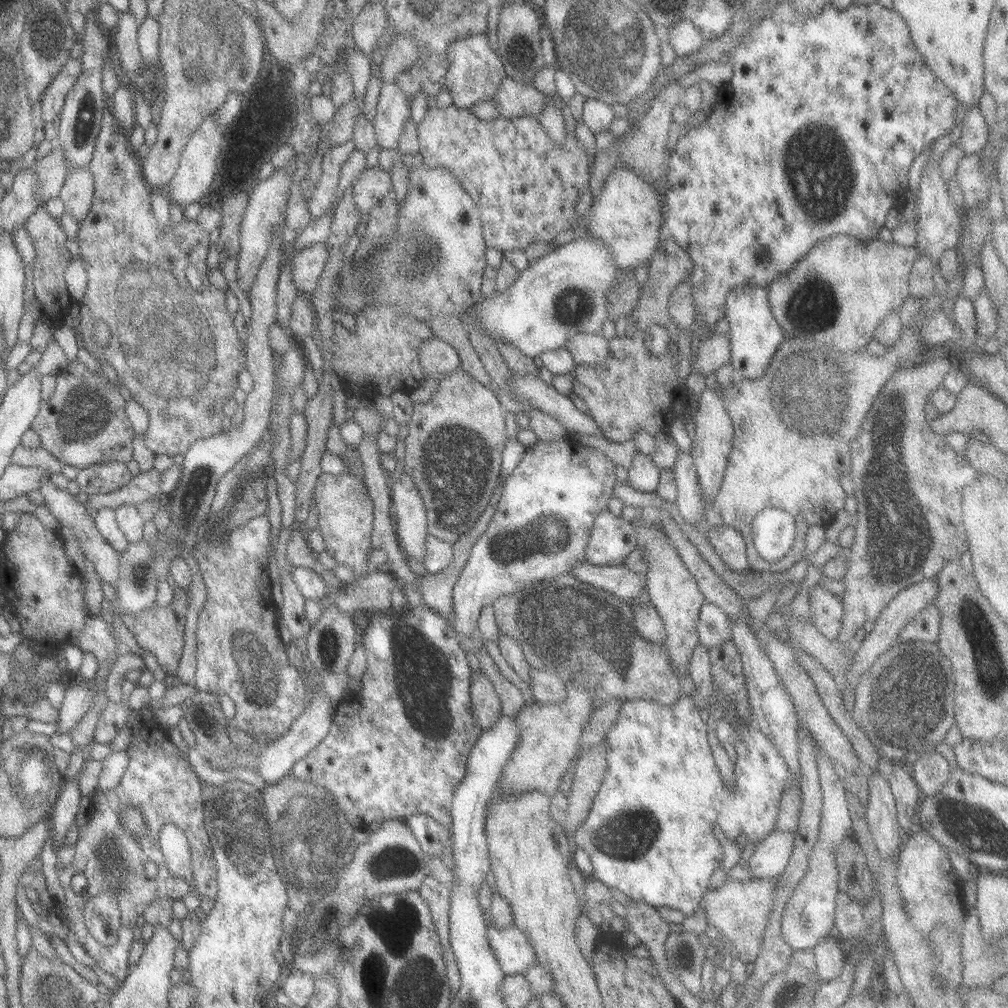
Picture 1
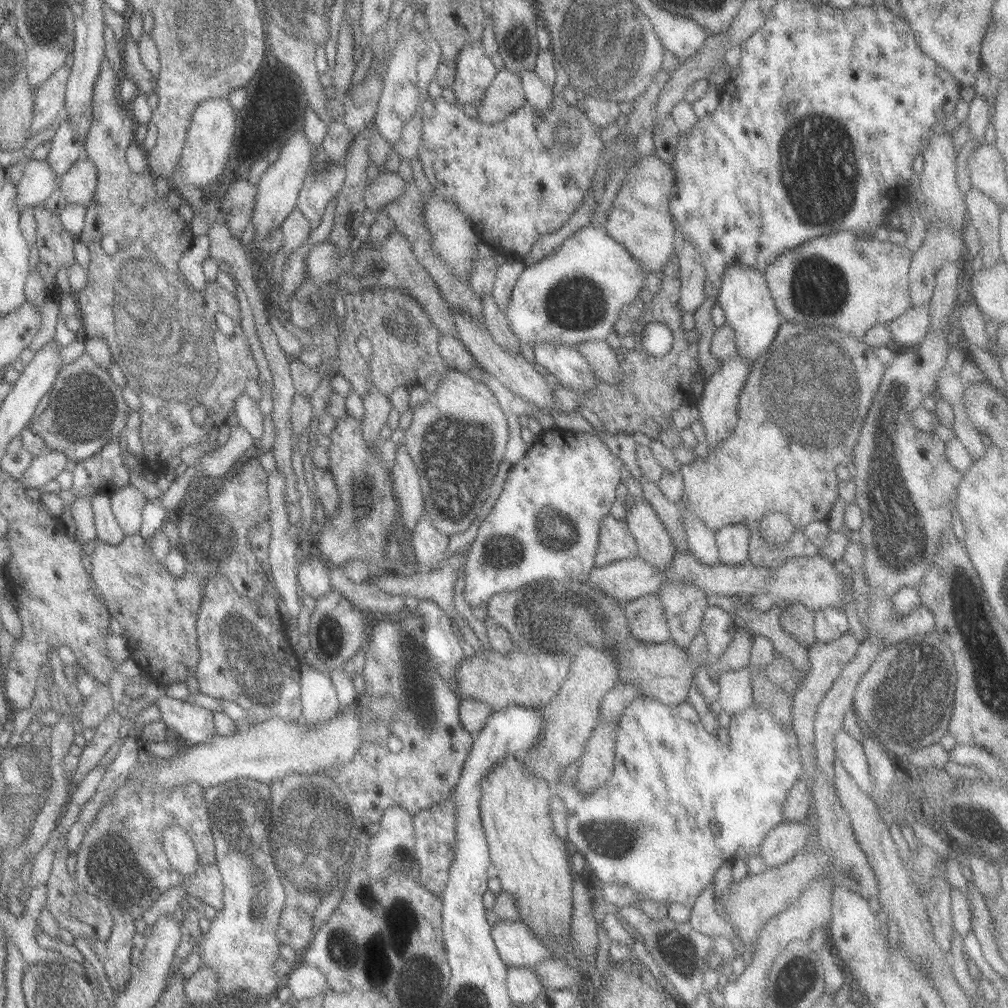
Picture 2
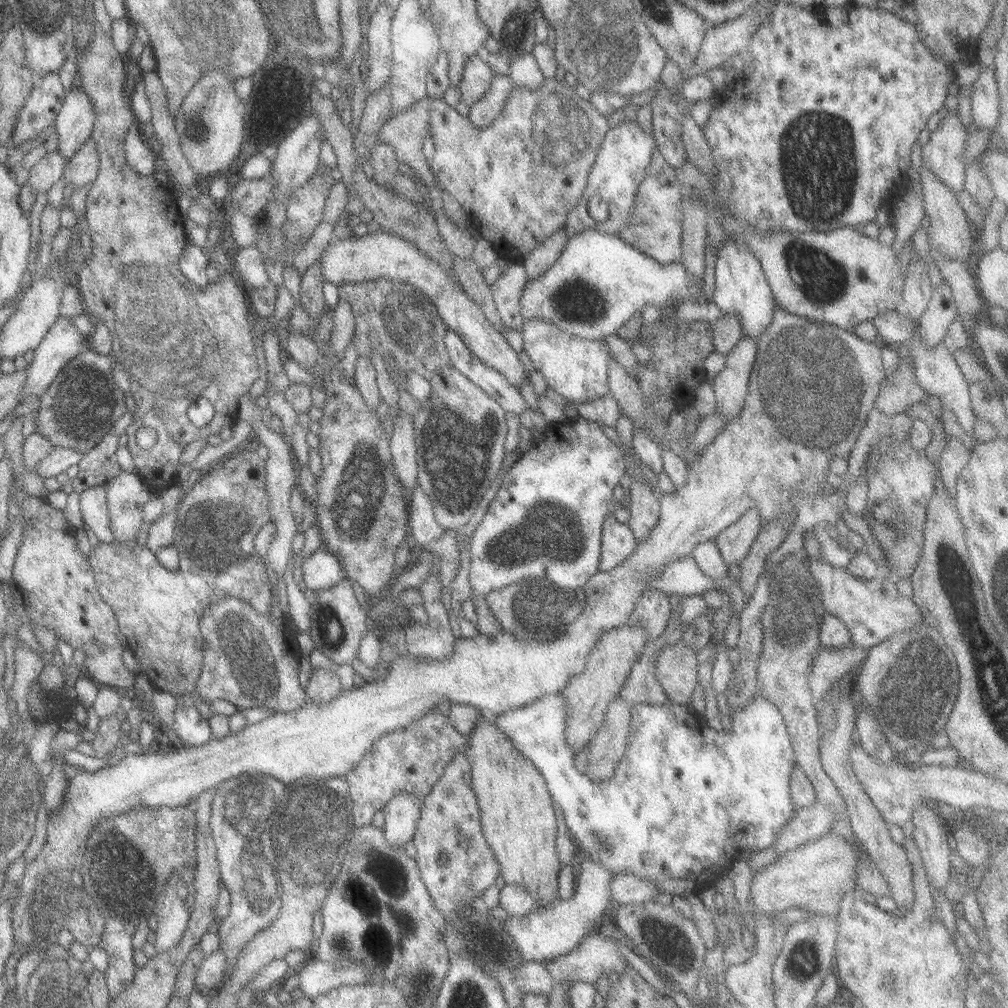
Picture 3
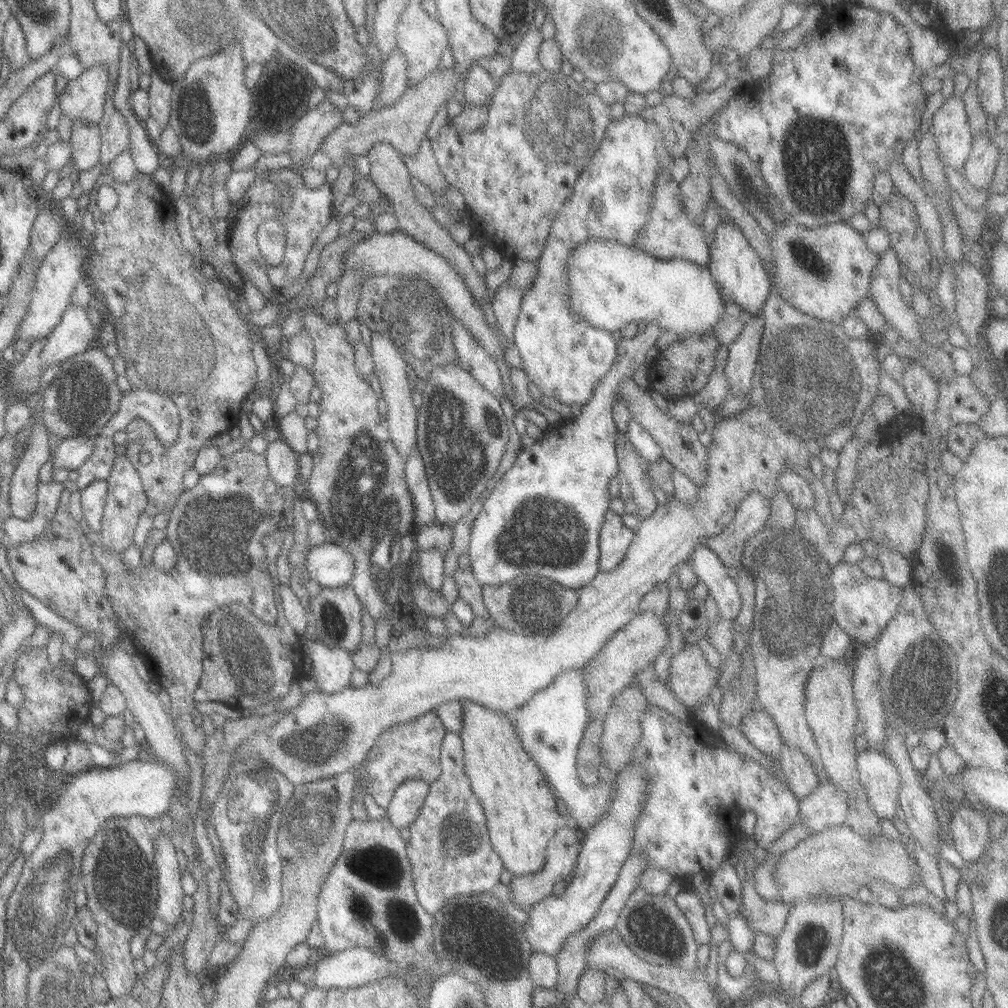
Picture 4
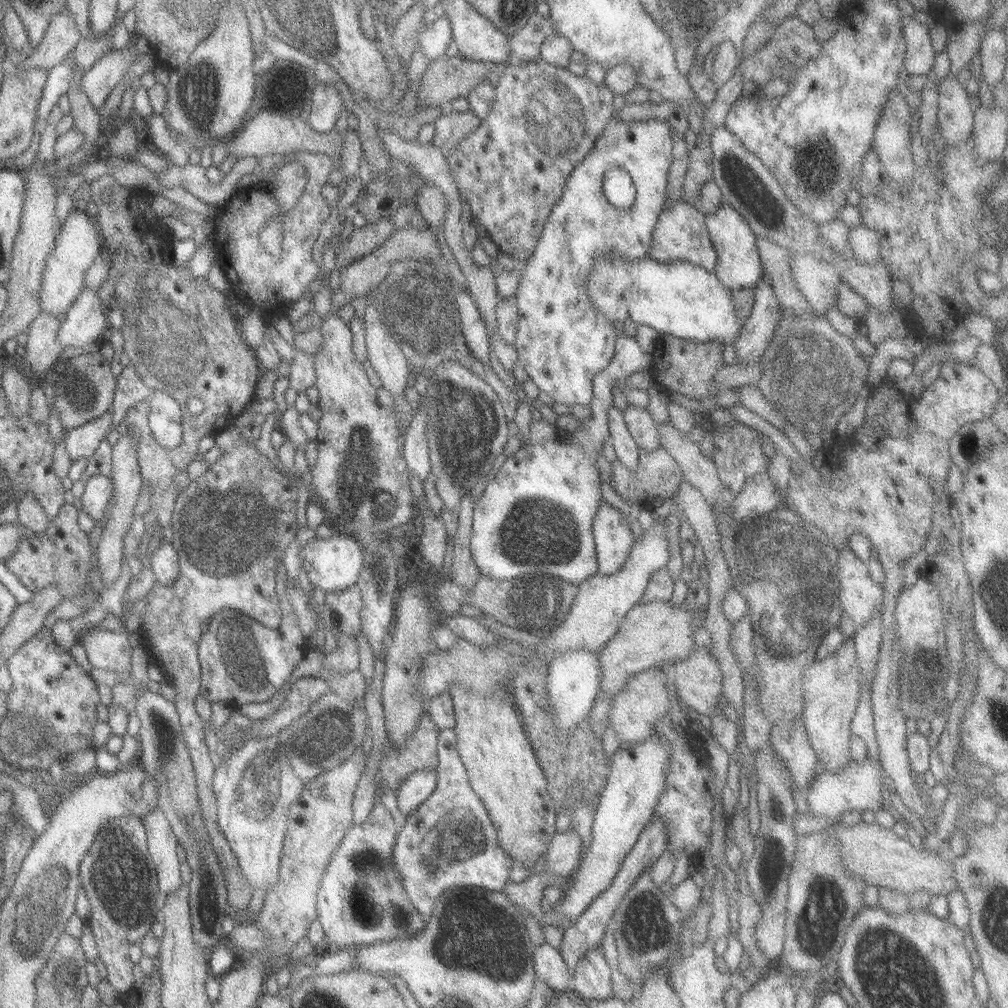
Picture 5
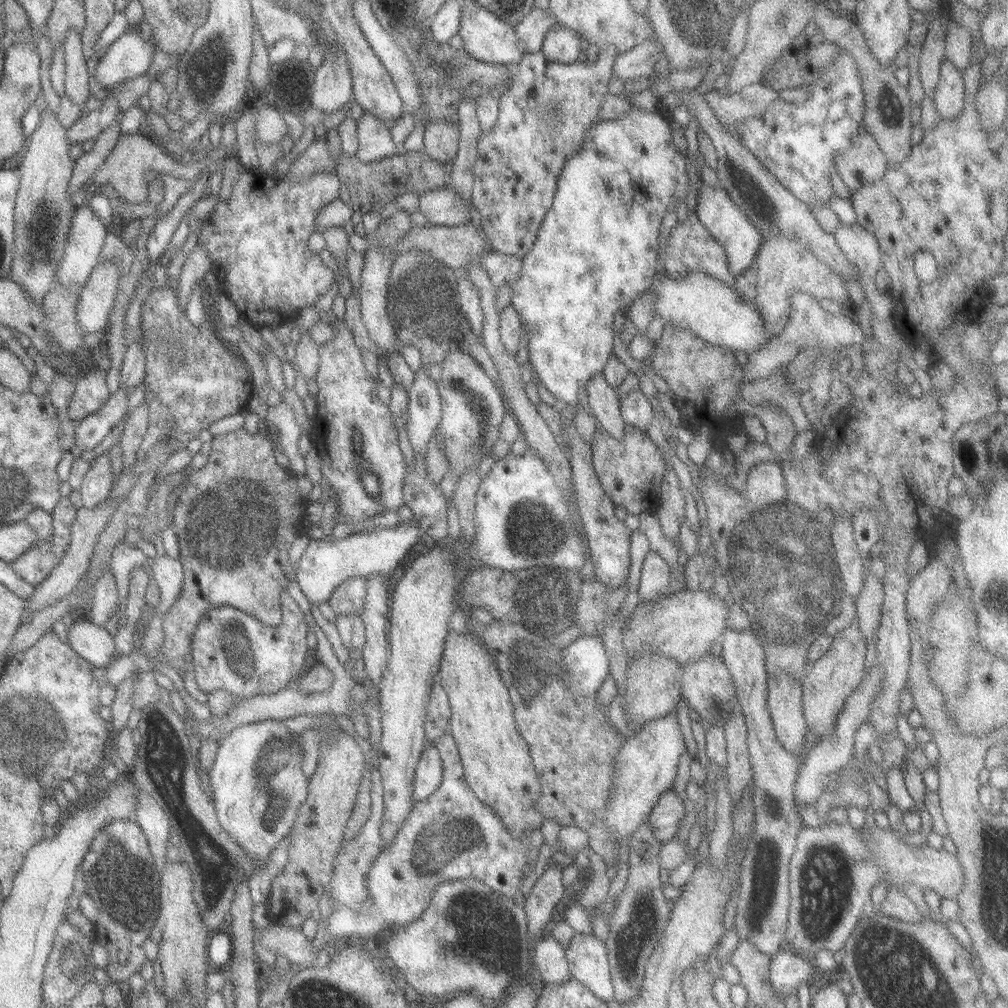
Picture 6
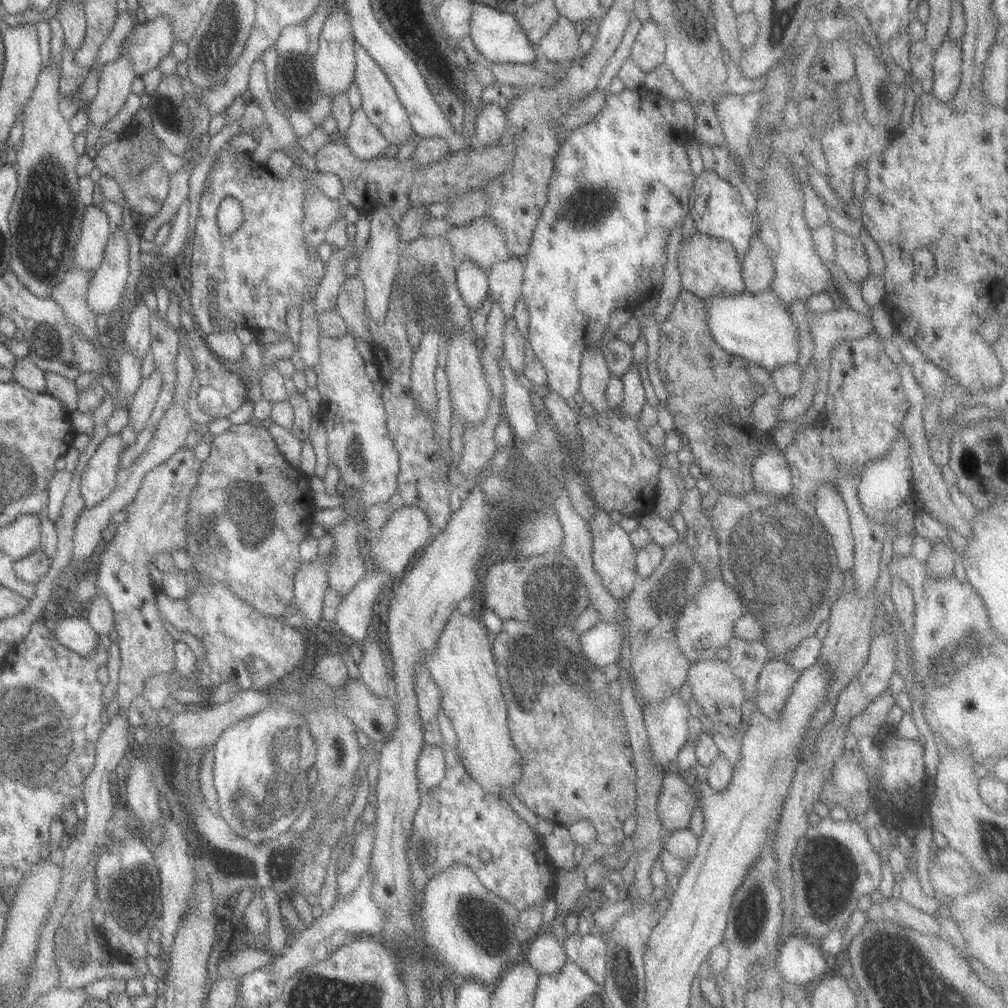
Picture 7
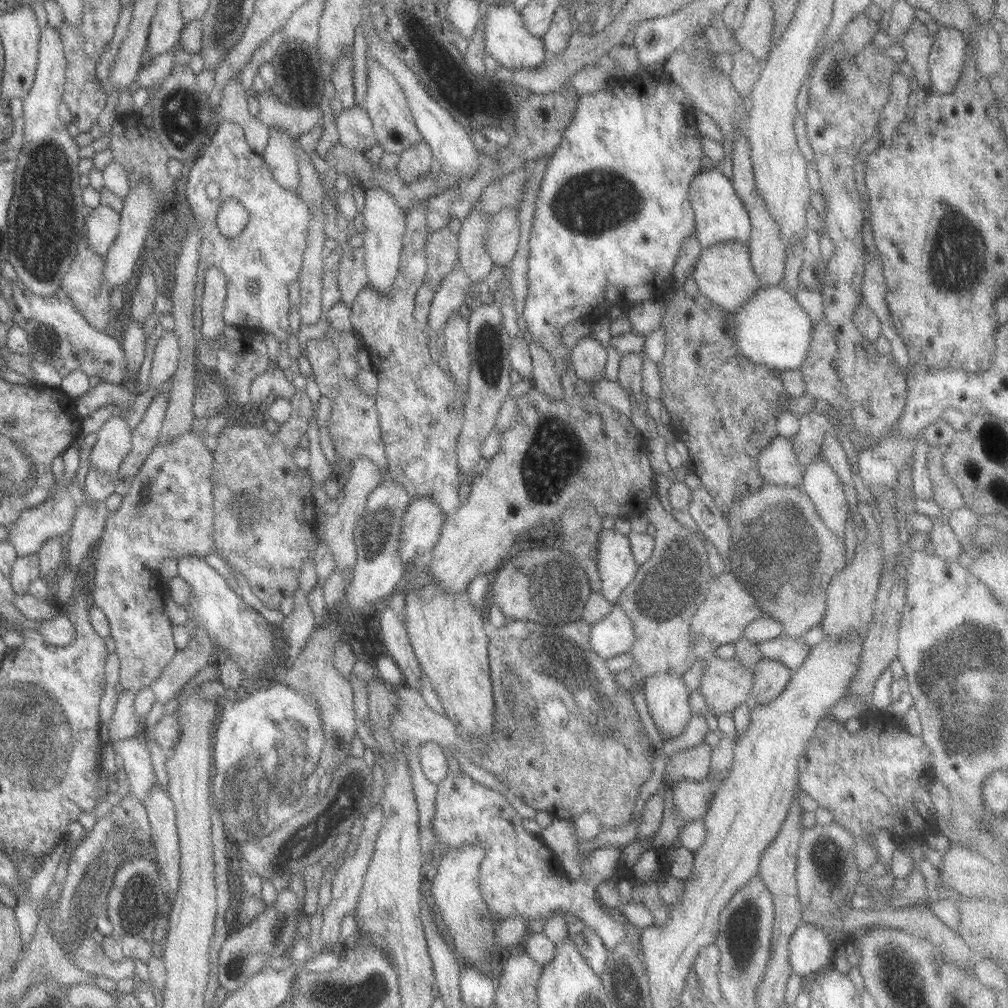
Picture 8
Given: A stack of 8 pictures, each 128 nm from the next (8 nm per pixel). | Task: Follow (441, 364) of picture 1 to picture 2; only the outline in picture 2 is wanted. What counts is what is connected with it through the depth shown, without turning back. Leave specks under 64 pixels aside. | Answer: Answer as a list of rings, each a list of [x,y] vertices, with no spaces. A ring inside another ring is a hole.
[[[440,335],[440,337],[438,338],[436,349],[439,358],[443,362],[444,368],[453,368],[457,371],[468,372],[468,374],[475,371],[476,369],[483,372],[484,381],[481,382],[481,384],[483,384],[485,388],[489,388],[489,390],[491,390],[491,393],[493,394],[495,400],[498,402],[499,409],[501,409],[501,413],[506,420],[507,429],[509,430],[509,436],[505,446],[503,457],[505,461],[509,462],[510,465],[516,464],[519,460],[521,460],[521,458],[525,455],[525,452],[528,450],[527,446],[525,446],[520,438],[521,426],[519,424],[519,419],[521,417],[532,415],[533,420],[536,420],[539,425],[541,425],[543,430],[554,427],[553,421],[551,421],[551,418],[549,418],[549,416],[545,416],[543,410],[537,409],[535,406],[528,404],[527,402],[523,401],[523,399],[514,396],[513,394],[511,394],[511,392],[503,389],[503,387],[499,385],[499,382],[497,382],[490,374],[487,374],[486,372],[484,372],[484,370],[478,368],[478,365],[472,359],[472,356],[468,353],[467,349],[464,348],[459,340],[455,340],[452,336]]]

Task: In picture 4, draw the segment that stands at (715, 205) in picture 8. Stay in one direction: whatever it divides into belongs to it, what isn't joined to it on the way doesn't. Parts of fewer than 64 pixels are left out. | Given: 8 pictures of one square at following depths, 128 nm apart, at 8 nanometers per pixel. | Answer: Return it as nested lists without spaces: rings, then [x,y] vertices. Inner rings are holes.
[[[720,222],[717,225],[708,256],[706,266],[724,303],[736,304],[750,317],[760,314],[763,303],[770,294],[770,278],[760,256],[732,222]]]

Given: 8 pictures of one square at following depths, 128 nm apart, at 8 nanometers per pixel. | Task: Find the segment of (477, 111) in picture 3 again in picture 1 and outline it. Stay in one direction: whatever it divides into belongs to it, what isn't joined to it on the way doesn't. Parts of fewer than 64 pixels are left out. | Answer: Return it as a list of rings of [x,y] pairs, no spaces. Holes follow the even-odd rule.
[[[507,76],[501,79],[491,100],[497,102],[499,116],[505,118],[530,116],[535,119],[538,119],[546,104],[550,104],[560,111],[563,102],[557,96],[544,96],[542,93],[537,93],[531,84],[521,84]]]

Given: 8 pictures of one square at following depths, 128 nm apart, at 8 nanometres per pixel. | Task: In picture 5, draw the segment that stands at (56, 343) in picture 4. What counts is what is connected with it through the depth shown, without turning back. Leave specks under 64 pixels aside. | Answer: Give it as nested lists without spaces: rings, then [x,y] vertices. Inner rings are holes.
[[[81,289],[63,315],[56,337],[64,350],[83,348],[85,352],[90,352],[97,346],[107,308],[99,304],[96,291]]]

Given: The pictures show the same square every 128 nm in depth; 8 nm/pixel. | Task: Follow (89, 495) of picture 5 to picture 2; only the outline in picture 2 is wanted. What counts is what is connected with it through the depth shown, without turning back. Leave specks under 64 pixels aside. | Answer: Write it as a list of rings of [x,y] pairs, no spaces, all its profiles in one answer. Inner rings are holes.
[[[93,494],[90,498],[93,515],[93,527],[95,538],[105,544],[117,545],[124,538],[117,527],[113,513],[111,512],[108,495]]]

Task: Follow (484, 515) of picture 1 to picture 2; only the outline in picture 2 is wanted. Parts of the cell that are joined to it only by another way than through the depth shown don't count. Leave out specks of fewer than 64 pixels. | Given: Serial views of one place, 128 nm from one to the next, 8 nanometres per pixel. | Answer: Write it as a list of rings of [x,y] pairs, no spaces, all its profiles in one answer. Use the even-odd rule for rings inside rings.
[[[450,553],[450,556],[444,561],[443,566],[440,568],[433,568],[429,571],[416,570],[415,574],[407,576],[401,576],[398,572],[388,571],[370,582],[374,583],[374,585],[385,594],[403,596],[404,598],[409,595],[415,595],[417,600],[430,600],[431,602],[434,602],[444,612],[444,615],[448,616],[450,622],[457,625],[455,631],[462,635],[462,638],[468,642],[473,650],[477,650],[480,645],[478,638],[469,628],[469,625],[465,620],[463,620],[463,617],[456,611],[453,604],[454,584],[458,579],[458,574],[462,574],[464,559],[465,556],[463,553]]]

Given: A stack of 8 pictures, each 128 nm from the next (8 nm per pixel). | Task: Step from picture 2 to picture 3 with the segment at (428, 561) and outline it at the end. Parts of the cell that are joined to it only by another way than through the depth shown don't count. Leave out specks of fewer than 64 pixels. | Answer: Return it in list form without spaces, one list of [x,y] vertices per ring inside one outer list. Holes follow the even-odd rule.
[[[417,484],[409,492],[409,498],[407,499],[409,514],[407,534],[417,544],[417,548],[423,551],[429,543],[437,541],[443,535],[444,529],[434,521],[431,503]]]

